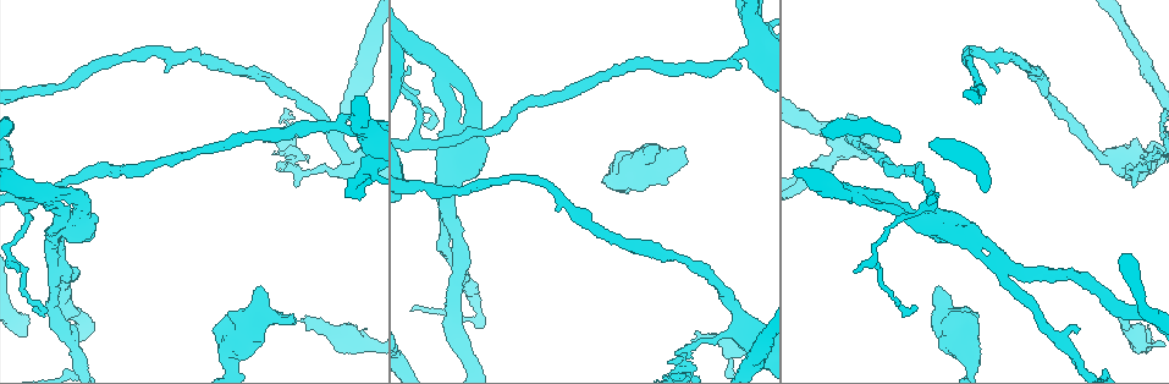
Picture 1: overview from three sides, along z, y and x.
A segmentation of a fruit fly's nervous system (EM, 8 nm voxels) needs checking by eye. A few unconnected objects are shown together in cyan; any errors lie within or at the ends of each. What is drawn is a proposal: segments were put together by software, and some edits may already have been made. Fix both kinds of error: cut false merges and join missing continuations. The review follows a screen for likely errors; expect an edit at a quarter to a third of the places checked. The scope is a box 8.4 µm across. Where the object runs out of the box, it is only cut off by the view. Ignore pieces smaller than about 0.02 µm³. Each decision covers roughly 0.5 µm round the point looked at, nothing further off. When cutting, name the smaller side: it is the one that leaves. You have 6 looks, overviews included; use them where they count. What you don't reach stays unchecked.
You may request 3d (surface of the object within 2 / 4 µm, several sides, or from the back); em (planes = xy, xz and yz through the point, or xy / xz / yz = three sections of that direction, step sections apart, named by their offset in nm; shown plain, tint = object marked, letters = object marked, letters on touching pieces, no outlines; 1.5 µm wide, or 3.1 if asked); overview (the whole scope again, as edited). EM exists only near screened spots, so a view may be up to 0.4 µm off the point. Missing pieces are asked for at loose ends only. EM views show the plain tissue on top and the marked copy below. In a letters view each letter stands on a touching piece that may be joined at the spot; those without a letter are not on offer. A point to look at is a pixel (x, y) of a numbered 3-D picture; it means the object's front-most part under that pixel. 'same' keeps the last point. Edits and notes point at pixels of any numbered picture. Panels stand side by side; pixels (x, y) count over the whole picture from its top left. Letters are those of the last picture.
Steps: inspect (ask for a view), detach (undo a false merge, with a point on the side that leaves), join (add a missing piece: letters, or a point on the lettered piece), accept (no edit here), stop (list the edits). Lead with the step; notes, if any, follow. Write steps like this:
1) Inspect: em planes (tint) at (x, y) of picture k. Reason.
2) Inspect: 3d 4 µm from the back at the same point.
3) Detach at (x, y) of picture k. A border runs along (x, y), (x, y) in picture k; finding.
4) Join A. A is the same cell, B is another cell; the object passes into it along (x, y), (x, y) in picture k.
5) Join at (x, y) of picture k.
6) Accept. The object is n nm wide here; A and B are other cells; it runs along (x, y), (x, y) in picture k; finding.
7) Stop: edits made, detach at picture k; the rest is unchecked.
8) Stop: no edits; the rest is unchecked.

Inspect: 3d 4 µm at (56, 204) of picture 1. Touches itself.

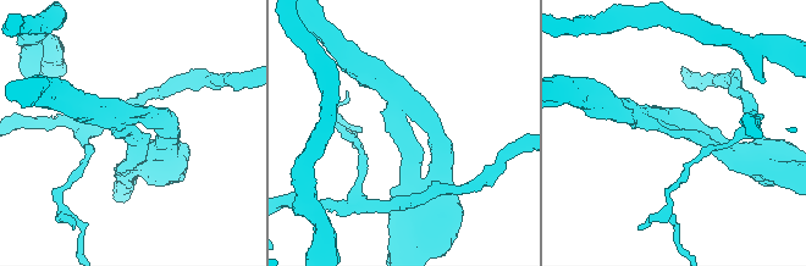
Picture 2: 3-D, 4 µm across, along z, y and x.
Inspect: em planes (tint) at (404, 129) of picture 2.

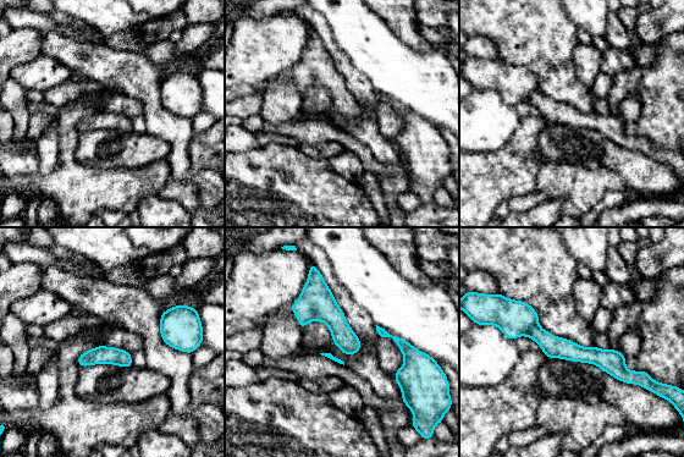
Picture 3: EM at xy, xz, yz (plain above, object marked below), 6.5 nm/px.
Inspect: em planes (letters) at the same point.

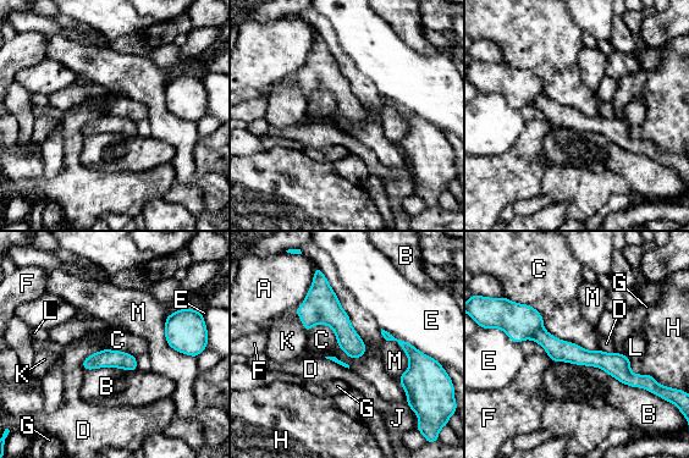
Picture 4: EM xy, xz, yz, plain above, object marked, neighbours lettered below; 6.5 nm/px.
Accept. The object is 130 nm wide here; A, B, C, D, E, F, G, H, J, K, L and M are other cells; it runs along (513, 331), (650, 382) in picture 4; continuous, no second cell.

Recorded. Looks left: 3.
Inspect: em planes (letters) at (37, 304) of picture 1. Thin end.

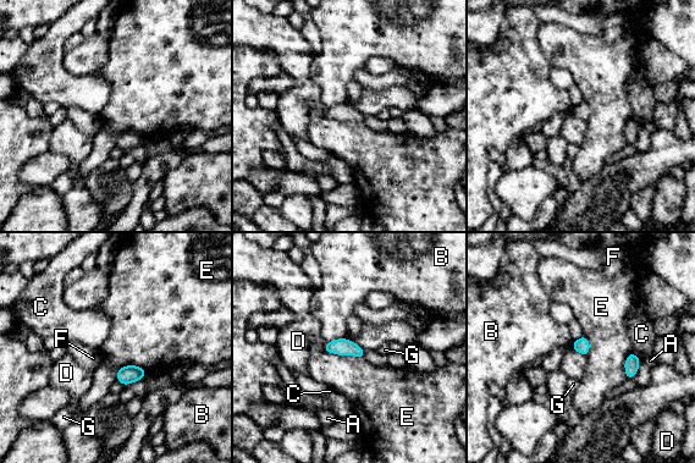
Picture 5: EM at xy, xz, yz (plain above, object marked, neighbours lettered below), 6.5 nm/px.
Accept. The object is 100 nm wide here; A, B, C, D, E, F and G are other cells; no lettered piece goes on from it.

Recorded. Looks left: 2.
Inspect: 3d 4 µm at (1118, 319) of picture 1. Branch stops here.

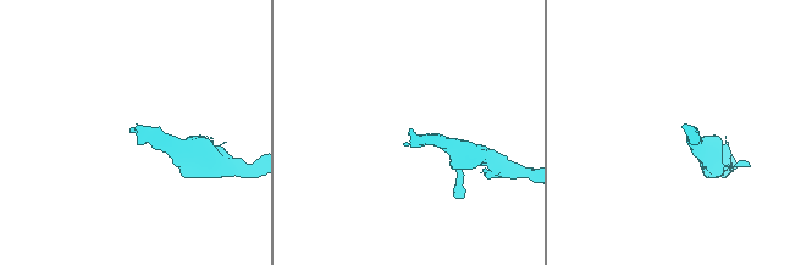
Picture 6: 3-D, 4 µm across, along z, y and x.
Inspect: em xy step 8 (letters) at (412, 132) of picture 6.

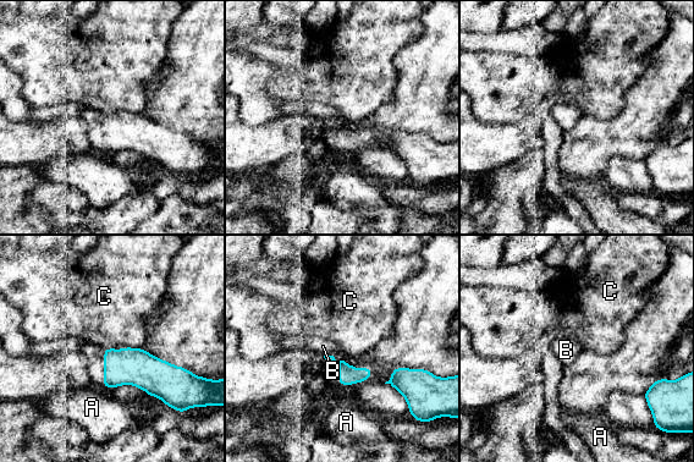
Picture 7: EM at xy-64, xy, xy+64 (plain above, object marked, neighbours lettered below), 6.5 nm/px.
Accept. The object is 190 nm wide here; A, B and C are other cells; a border runs along (126, 346), (141, 348) in picture 7; none of them fits.

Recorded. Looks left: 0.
Stop: no edits; the rest is unchecked.

